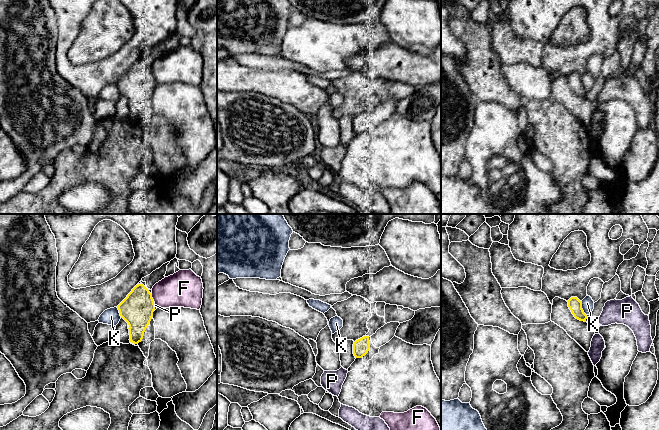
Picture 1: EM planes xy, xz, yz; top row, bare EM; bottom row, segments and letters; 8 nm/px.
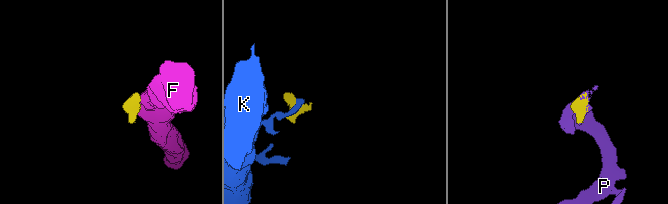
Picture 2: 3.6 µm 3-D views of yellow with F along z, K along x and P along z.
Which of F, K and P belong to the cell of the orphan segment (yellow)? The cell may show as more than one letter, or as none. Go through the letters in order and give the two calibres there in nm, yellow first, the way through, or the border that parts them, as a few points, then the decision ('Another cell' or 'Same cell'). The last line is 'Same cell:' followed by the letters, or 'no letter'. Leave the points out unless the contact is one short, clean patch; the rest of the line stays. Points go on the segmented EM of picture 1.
F: Thickness 260 nm (yellow) against 280 nm. Another cell
K: Thickness 110 nm (yellow) against 100 nm. Another cell
P: Thickness 260 nm (yellow) against 20 nm. Same cell
Same cell: P

